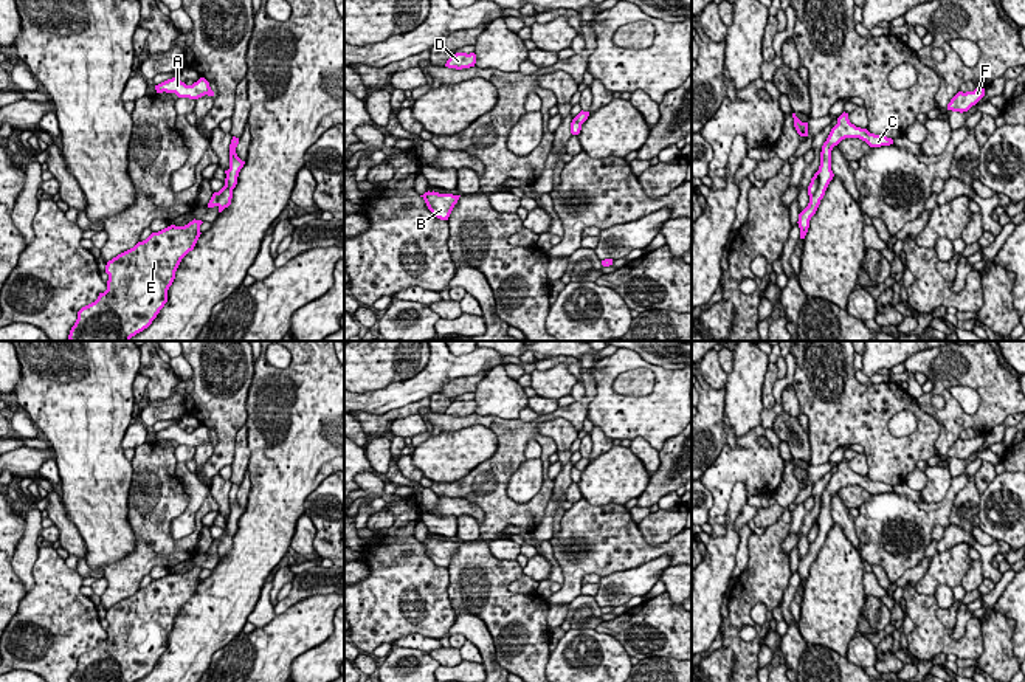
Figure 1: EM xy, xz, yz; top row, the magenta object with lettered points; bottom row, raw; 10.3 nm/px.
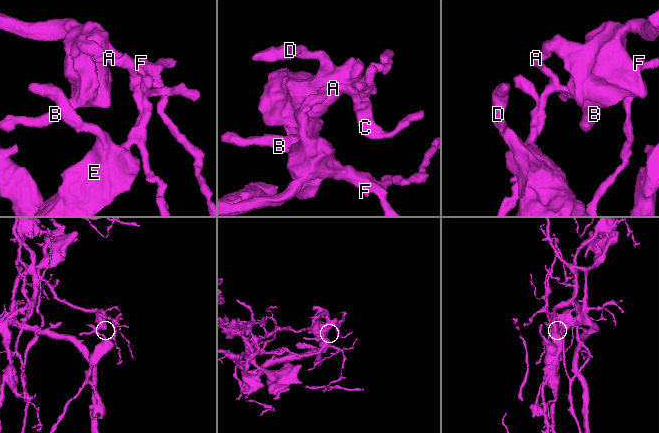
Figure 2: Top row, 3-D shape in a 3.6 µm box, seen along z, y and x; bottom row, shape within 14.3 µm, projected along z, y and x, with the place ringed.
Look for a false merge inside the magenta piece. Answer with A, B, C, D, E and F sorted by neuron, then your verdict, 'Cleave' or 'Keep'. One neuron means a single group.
Groups: A B C D E F. Keep

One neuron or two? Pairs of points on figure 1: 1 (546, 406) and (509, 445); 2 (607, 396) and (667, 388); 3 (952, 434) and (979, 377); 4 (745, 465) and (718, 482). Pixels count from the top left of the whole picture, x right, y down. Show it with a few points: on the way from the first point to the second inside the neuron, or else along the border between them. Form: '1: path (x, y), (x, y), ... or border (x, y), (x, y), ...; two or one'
1: border (559, 408), (538, 416); two
2: path (622, 405), (652, 403); one
3: path (968, 423), (987, 408), (987, 392); one
4: path (738, 465), (724, 476); one

